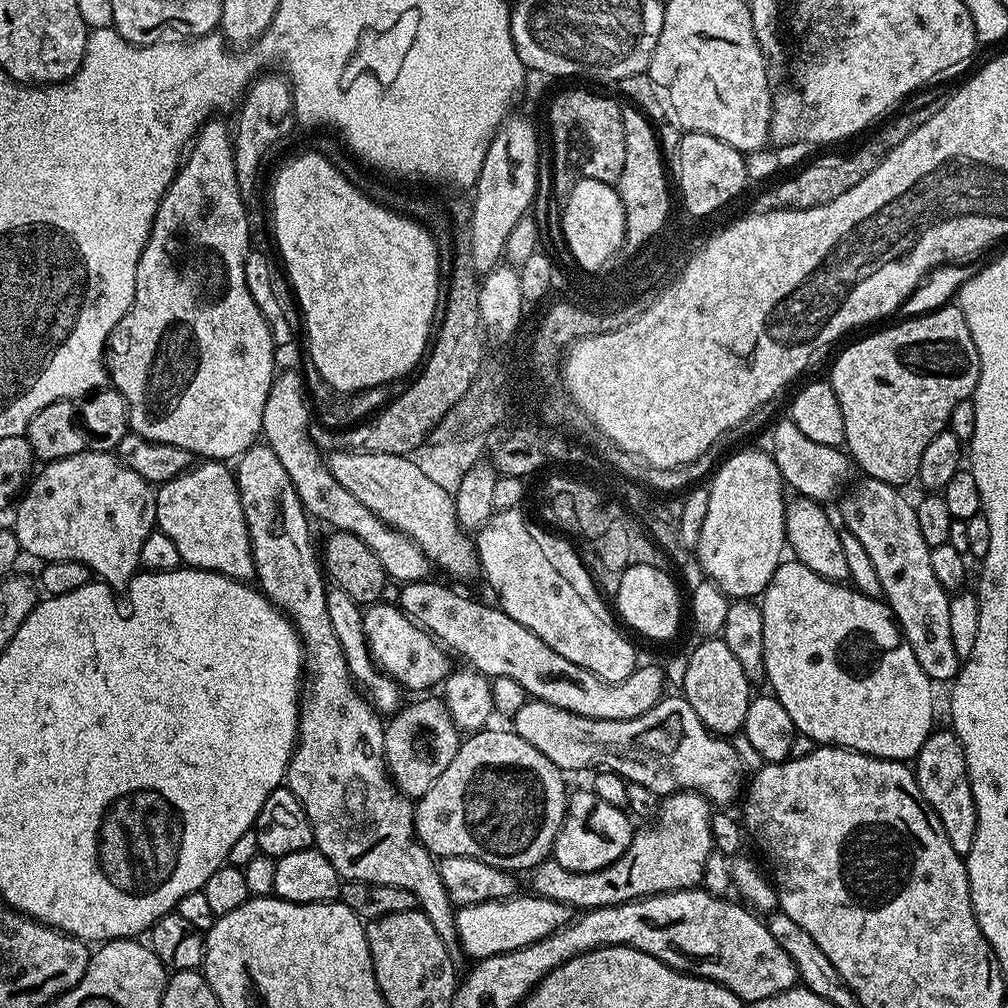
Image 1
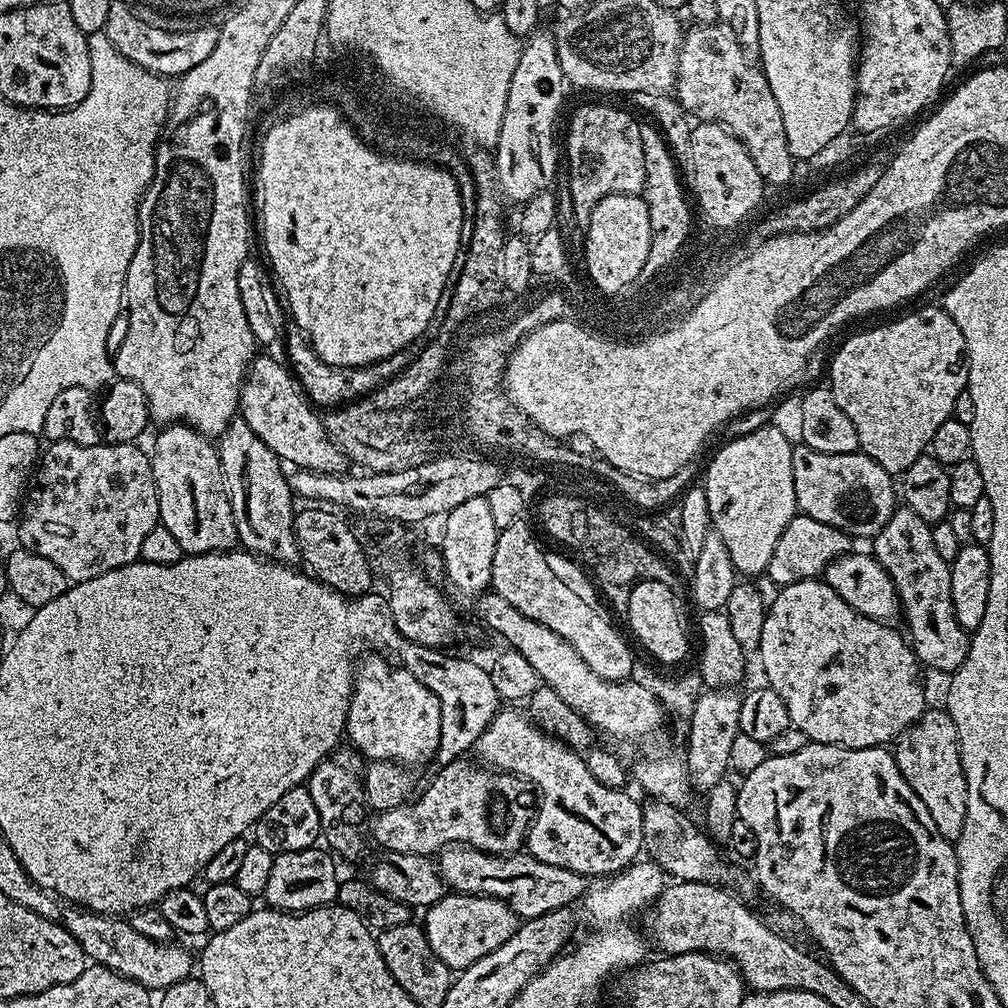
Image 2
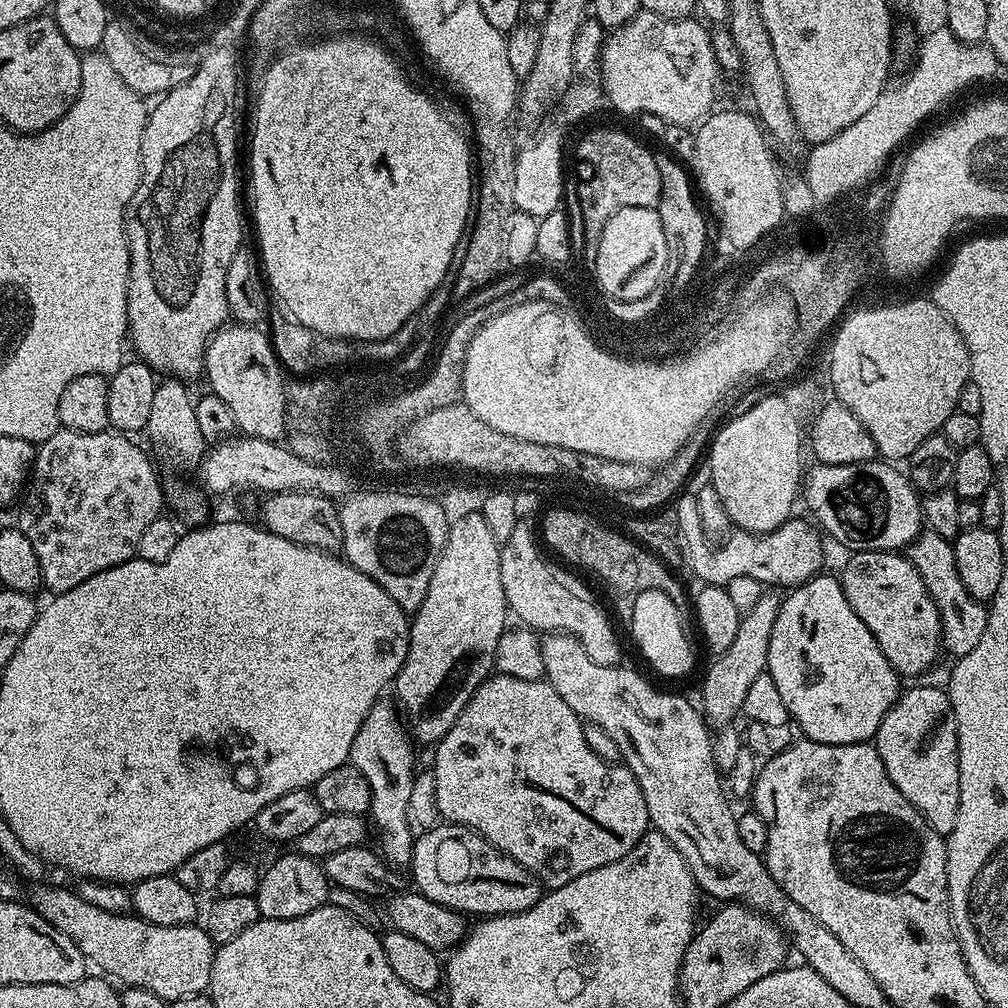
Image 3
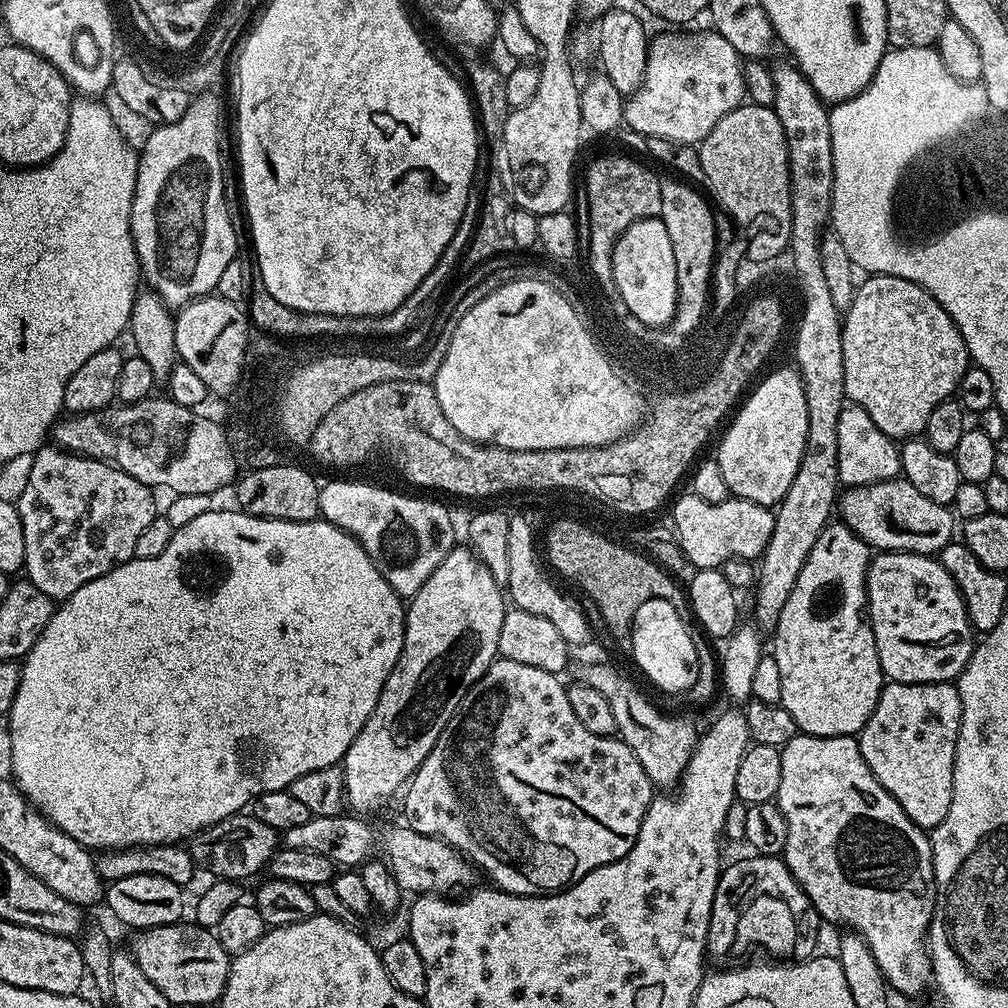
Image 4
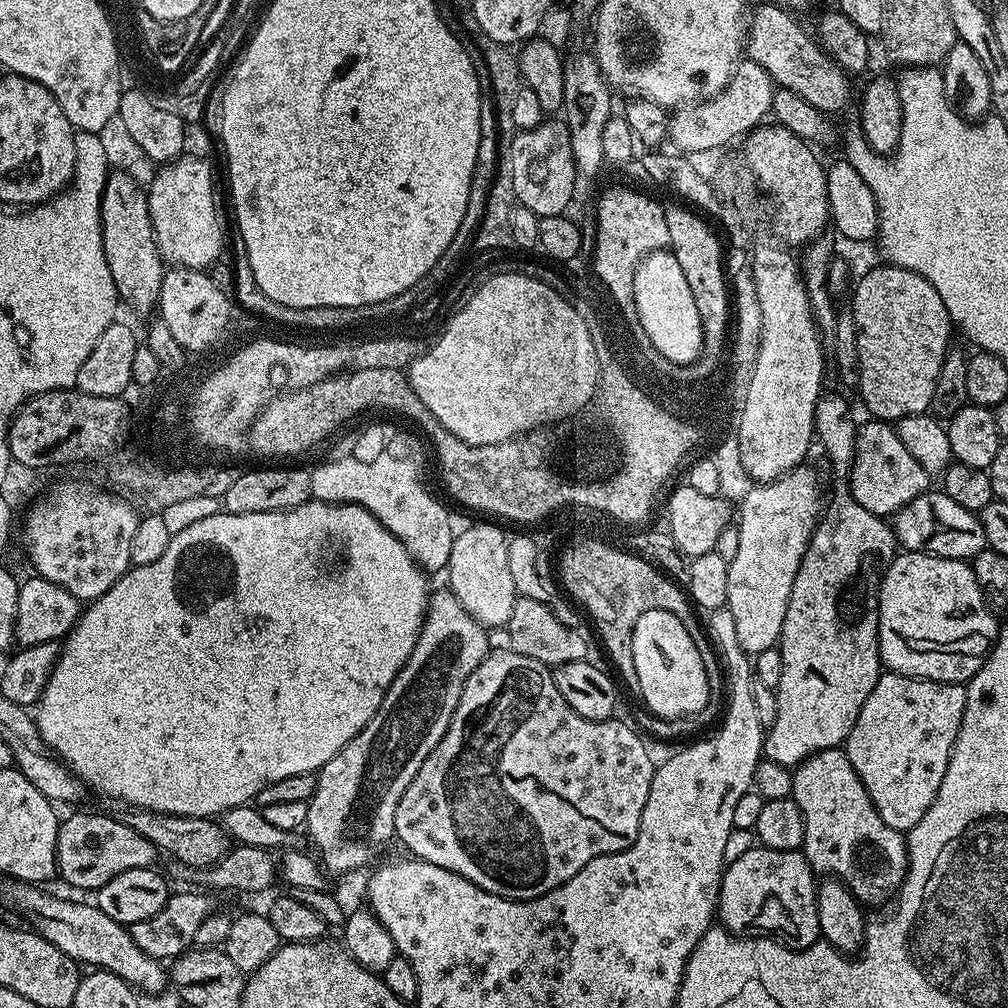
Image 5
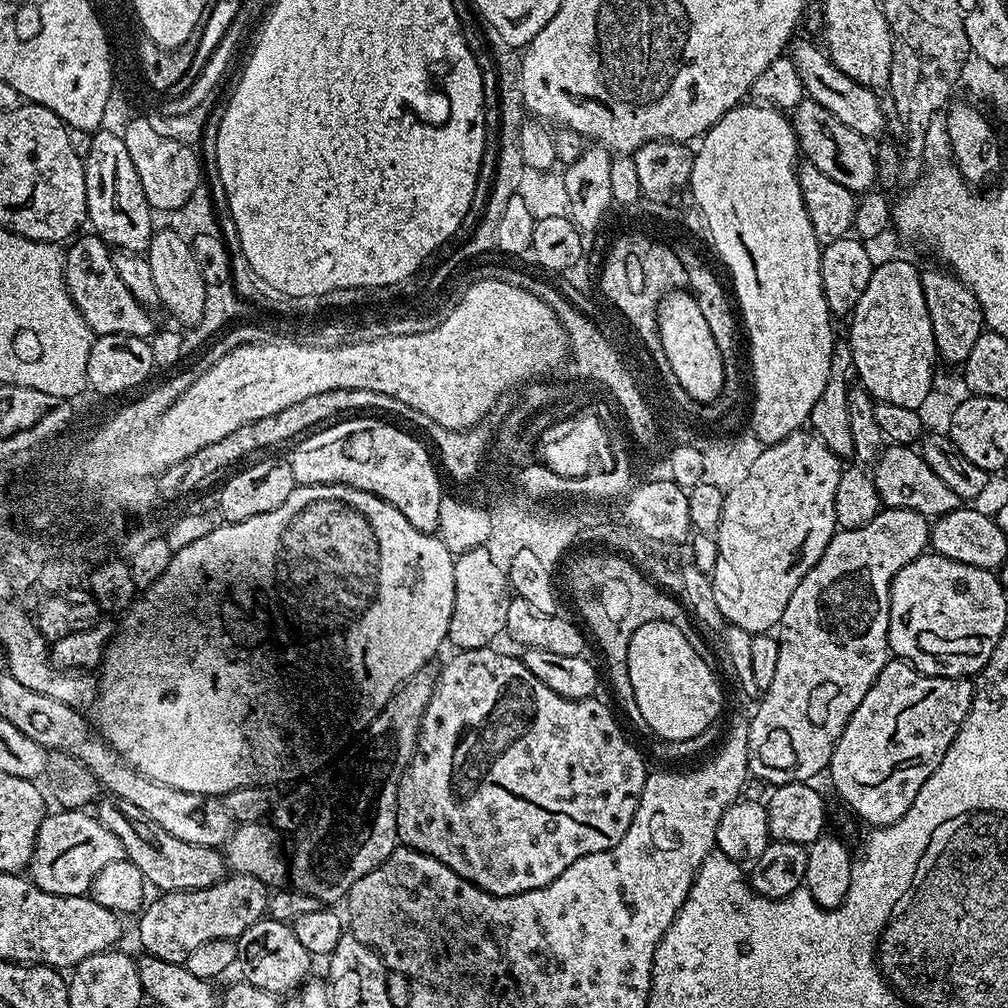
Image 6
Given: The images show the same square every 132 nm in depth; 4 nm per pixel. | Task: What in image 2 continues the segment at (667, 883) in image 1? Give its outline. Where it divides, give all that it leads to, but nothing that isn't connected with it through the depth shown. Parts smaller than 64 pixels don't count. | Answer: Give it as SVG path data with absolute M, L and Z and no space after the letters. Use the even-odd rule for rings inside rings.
M714 688L704 690L697 699L697 704L687 717L688 720L688 756L686 767L689 785L697 793L706 794L720 780L729 775L730 746L734 738L741 734L740 701L741 693L732 688ZM449 844L438 853L438 867L445 885L453 893L466 895L489 896L500 899L513 911L513 914L524 920L533 920L542 914L550 914L559 908L571 909L572 903L583 901L584 893L590 887L589 877L578 874L574 870L566 870L562 866L550 866L550 862L538 862L538 858L528 855L527 851L513 852L510 856L495 856L466 844Z

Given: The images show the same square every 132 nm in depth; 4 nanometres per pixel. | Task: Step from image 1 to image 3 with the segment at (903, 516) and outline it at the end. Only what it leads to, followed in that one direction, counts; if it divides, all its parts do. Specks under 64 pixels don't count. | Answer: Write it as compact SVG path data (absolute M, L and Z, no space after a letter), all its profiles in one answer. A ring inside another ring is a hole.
M924 530L908 545L906 555L914 570L918 570L922 582L926 582L926 590L930 598L934 598L934 606L938 606L943 651L949 652L952 658L970 654L970 650L978 646L988 625L989 605L975 600L966 590L966 586L962 586L958 562L954 562L952 541L942 538L934 531Z

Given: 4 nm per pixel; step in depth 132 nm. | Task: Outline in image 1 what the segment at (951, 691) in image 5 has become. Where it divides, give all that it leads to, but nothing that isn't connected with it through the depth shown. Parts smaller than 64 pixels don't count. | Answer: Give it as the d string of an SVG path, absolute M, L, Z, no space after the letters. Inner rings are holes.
M951 730L933 731L926 738L922 750L914 758L916 781L926 798L928 805L938 814L950 846L960 857L967 857L970 846L974 846L976 833L976 803L972 797L972 787L968 781L968 767L964 757L964 748L955 732Z

